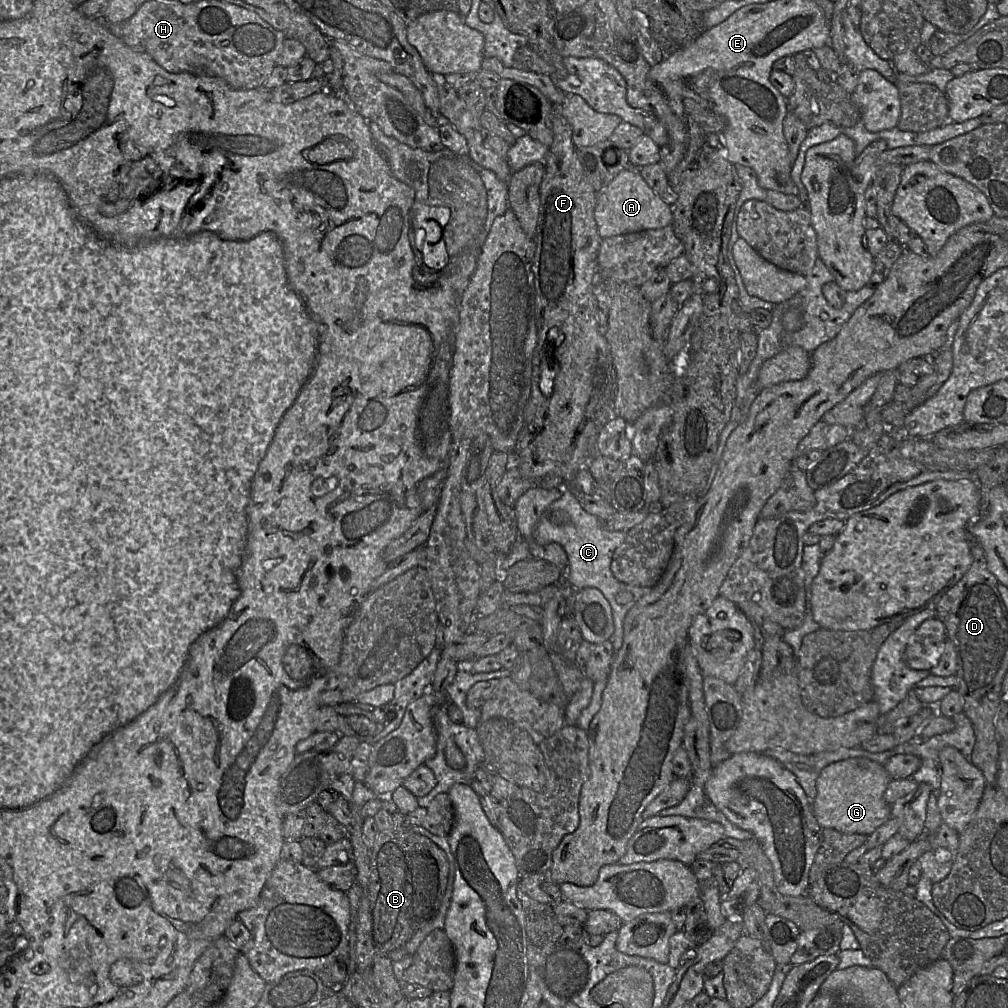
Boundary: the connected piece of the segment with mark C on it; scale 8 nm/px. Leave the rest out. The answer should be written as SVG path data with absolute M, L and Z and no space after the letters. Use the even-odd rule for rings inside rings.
M563 488L562 495L554 501L548 510L540 517L533 532L533 540L539 545L546 545L552 542L560 544L568 558L564 580L575 590L586 587L594 587L602 592L612 609L614 632L610 638L614 655L620 649L623 642L623 622L627 612L644 595L651 591L651 587L632 586L618 581L611 572L610 565L615 550L620 546L626 537L626 532L608 529L602 520L597 516L586 512L572 489ZM552 510L566 511L570 521L565 525L554 525L548 519L548 513ZM627 591L632 594L632 600L626 604L617 602L617 594Z

